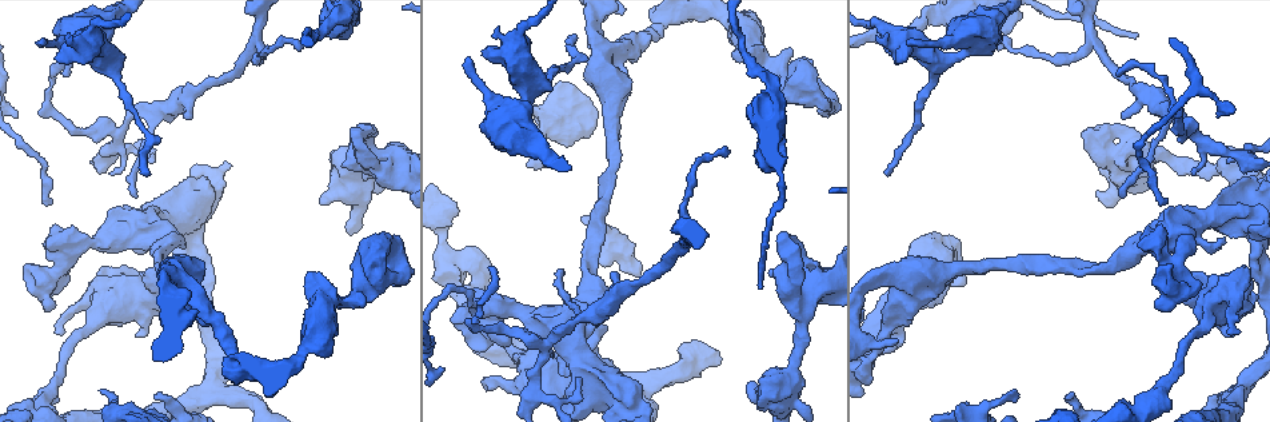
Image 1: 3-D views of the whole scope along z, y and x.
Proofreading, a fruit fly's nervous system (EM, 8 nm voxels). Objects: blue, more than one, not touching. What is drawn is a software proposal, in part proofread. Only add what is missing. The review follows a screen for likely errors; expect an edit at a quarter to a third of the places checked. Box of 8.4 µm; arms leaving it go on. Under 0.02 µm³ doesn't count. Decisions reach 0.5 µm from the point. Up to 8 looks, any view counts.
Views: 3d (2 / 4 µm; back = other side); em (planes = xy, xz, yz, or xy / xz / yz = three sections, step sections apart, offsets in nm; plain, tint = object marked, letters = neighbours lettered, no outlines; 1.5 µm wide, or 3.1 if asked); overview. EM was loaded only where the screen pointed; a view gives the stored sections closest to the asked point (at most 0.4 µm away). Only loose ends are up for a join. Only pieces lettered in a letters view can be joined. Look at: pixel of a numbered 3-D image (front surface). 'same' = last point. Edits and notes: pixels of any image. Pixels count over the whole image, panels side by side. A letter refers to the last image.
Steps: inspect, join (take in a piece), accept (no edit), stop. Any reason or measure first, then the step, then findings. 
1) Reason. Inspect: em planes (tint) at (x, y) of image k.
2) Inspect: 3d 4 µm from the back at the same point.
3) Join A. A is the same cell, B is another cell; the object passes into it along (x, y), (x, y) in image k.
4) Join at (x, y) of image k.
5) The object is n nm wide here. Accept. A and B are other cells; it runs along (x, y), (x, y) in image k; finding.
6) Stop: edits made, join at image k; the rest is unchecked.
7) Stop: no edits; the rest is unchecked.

Free end. Inspect: em planes (letters) at (132, 268) of image 1.

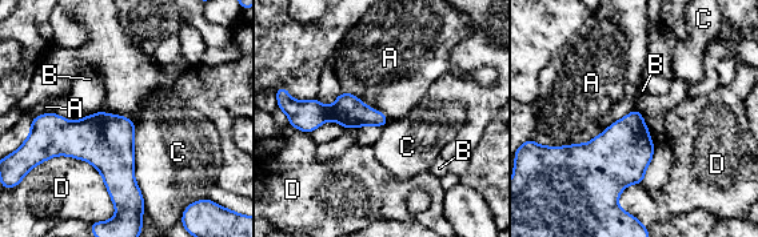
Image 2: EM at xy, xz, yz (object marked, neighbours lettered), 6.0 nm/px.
Accept. A, B, C and D are other cells; it runs along (302, 113), (358, 113), (383, 120) in image 2; no lettered piece goes on from it.

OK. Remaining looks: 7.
End of a long branch. Inspect: em planes (letters) at (574, 34) of image 1.

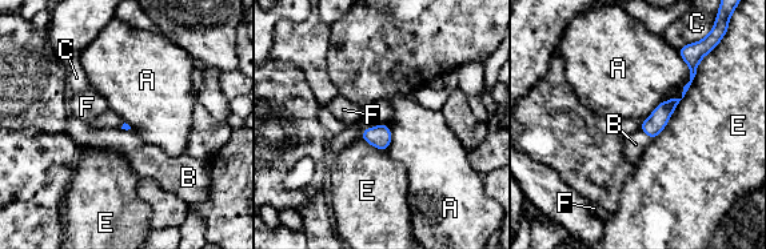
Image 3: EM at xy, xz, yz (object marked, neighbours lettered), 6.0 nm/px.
Join B. B is the same cell, A, C, E and F are other cells; the object passes into it along (657, 121), (647, 133), (635, 144) in image 3; it goes on there.

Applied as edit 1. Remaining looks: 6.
Inspect: overview.

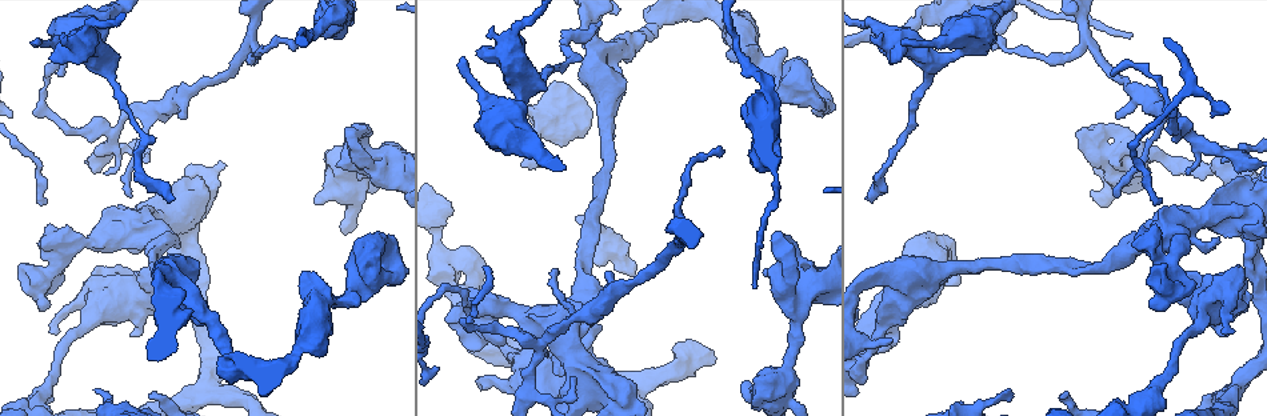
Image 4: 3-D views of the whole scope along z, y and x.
End of a long branch. Inspect: em xz step 4 (letters) at (1133, 34) of image 4.

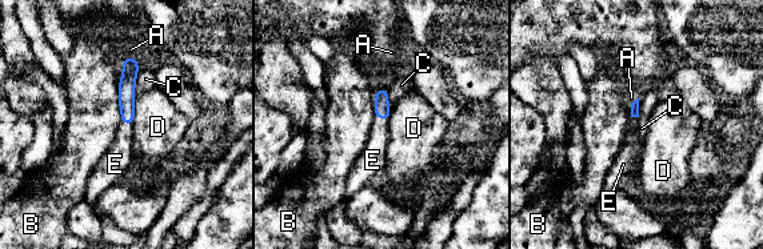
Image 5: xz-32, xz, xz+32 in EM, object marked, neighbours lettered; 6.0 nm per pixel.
Inspect: em planes (letters) at the same point.

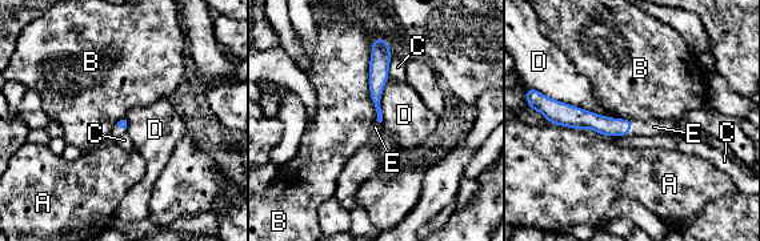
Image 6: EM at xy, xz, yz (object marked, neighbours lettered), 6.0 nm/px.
Join E. E is the same cell, A, B, C and D are other cells; it goes on there.

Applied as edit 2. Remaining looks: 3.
Stop: edits made, join at image 3, join at image 6; the rest is unchecked.

